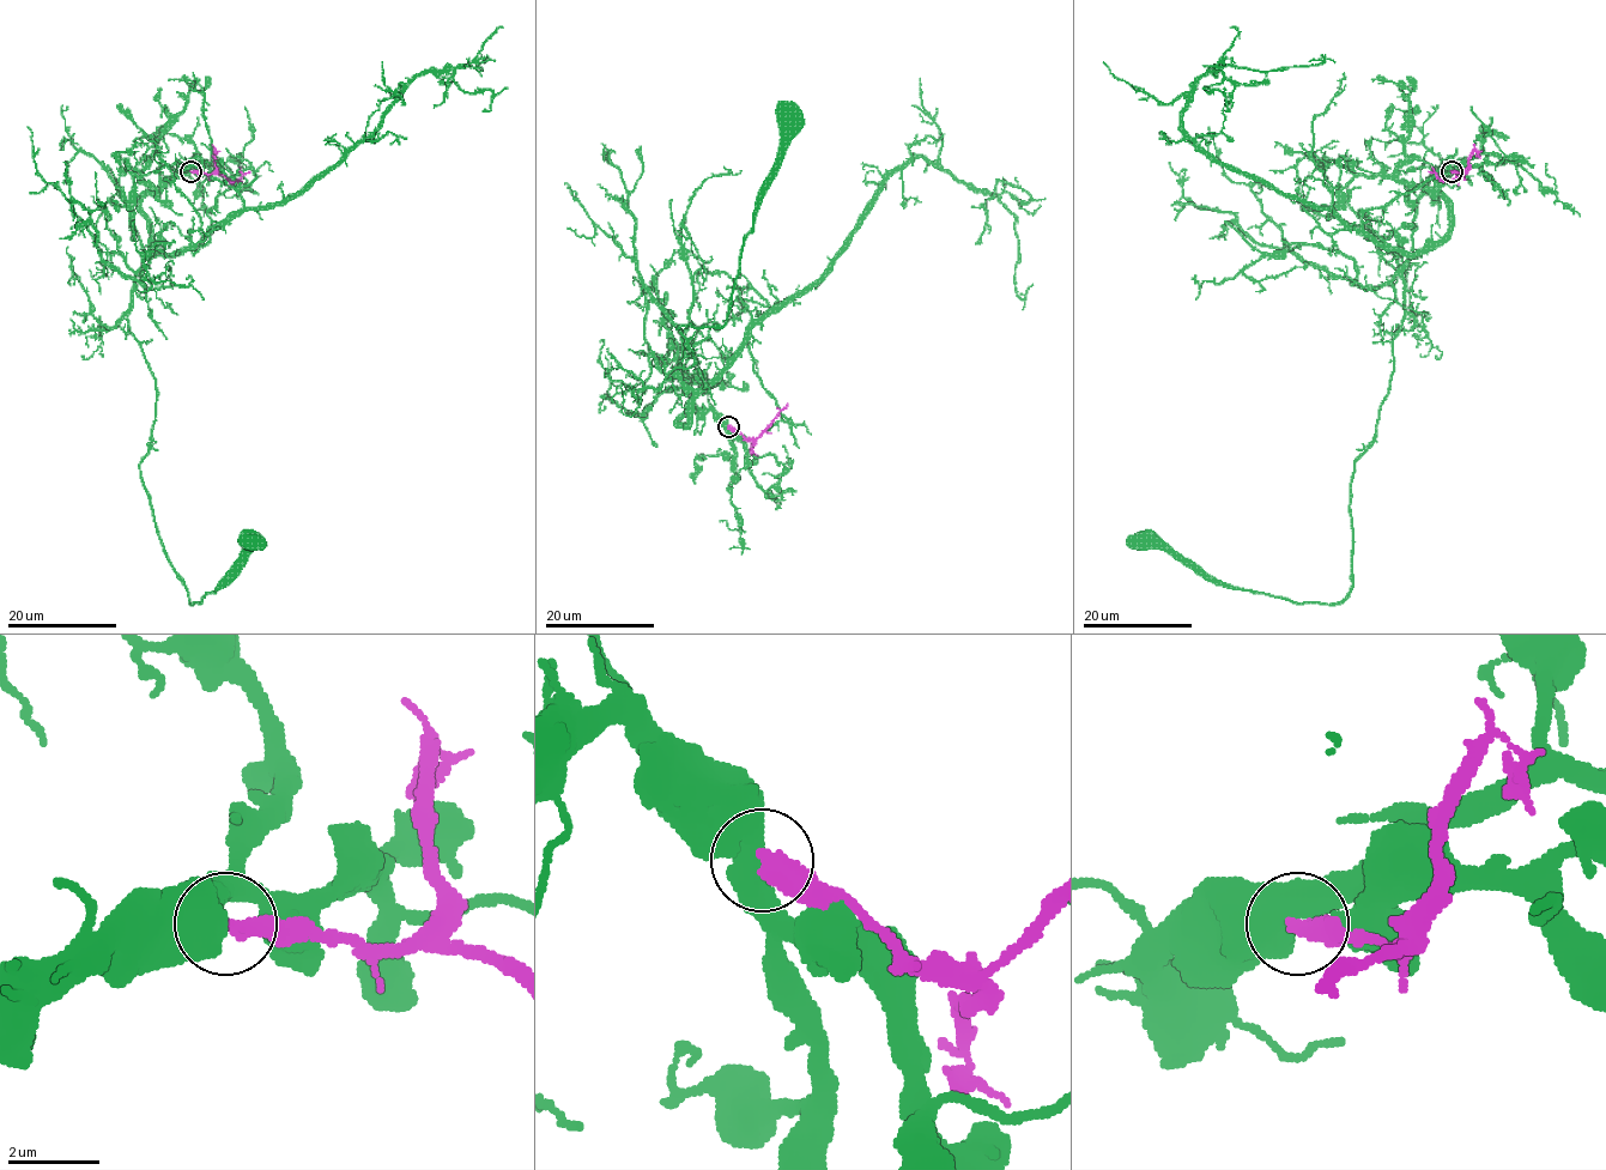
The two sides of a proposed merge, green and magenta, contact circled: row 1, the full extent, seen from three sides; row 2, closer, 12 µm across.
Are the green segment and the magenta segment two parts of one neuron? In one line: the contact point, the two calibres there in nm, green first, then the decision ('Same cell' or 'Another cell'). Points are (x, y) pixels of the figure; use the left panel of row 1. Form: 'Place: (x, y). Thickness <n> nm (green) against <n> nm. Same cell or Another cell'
Place: (191, 171). Thickness 650 nm (green) against 400 nm. Another cell

